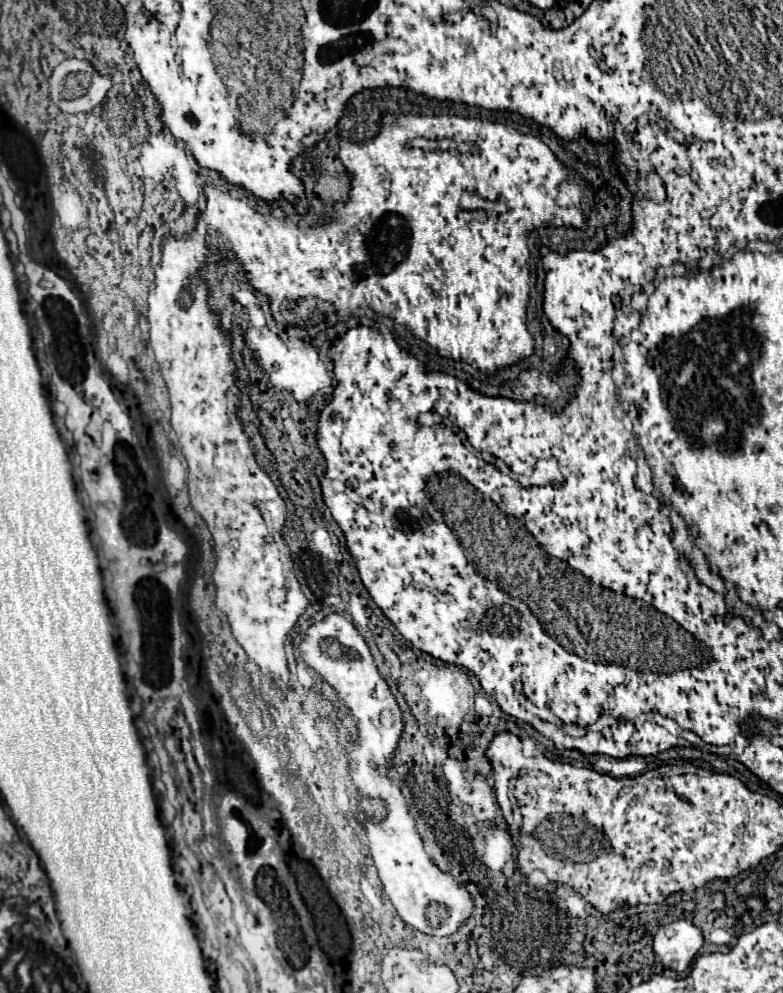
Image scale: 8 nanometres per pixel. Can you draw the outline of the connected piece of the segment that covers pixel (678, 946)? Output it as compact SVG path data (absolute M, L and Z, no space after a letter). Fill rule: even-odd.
M685 919L663 925L653 937L655 959L659 959L667 969L673 969L677 973L683 973L691 965L701 945L701 929Z

